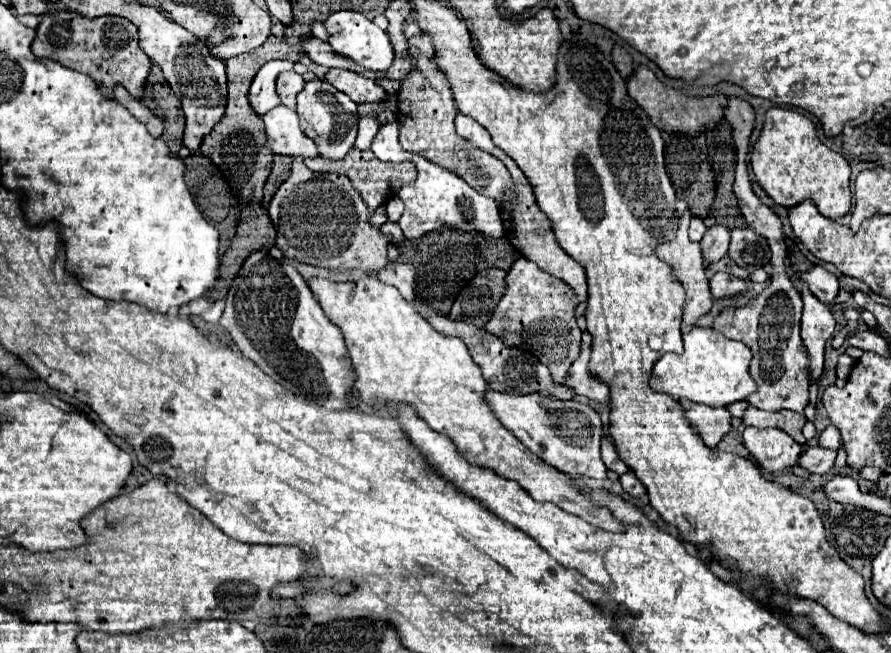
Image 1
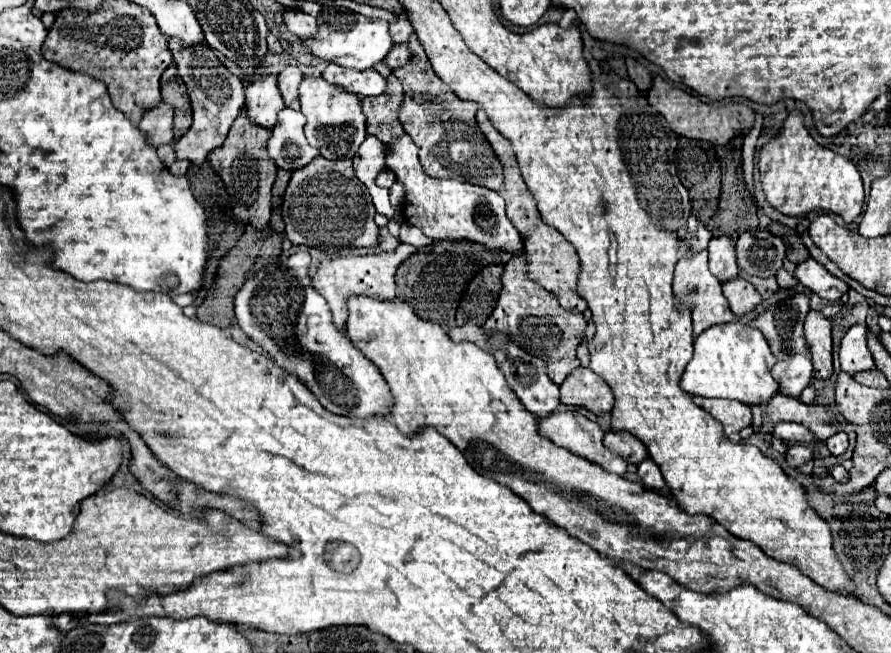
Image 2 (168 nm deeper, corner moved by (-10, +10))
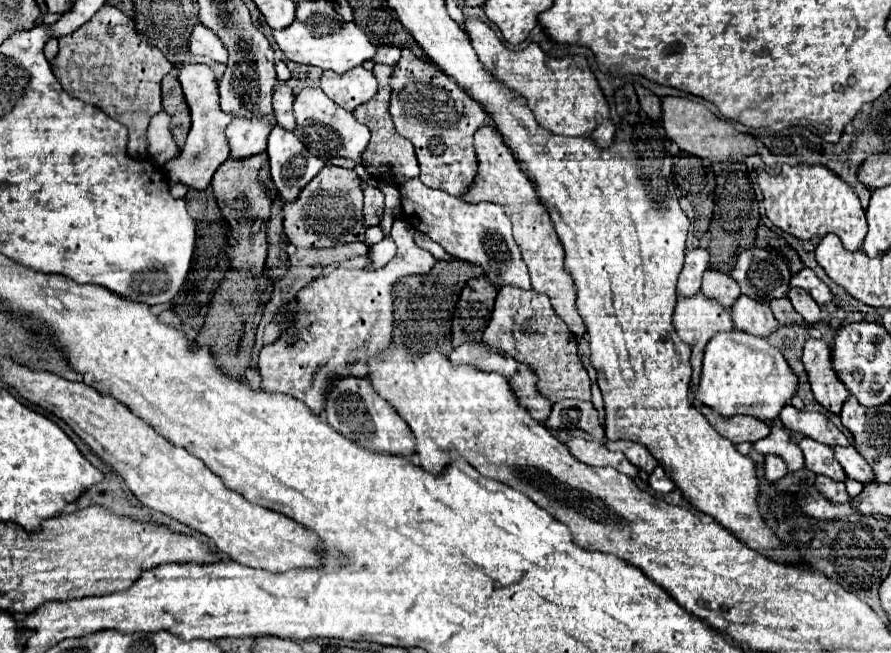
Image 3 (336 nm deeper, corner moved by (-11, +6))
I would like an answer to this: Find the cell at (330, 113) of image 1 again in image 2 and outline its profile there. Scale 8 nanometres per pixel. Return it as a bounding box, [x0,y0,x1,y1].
[299,78,365,158]

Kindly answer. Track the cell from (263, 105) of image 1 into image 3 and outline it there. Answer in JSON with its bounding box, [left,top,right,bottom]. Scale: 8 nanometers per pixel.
[226,114,276,158]

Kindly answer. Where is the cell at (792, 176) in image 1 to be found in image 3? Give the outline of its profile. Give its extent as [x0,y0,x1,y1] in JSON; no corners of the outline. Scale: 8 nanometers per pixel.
[758,164,866,250]

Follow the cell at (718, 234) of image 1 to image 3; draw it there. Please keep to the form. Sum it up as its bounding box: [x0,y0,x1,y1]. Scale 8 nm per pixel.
[702,268,742,310]

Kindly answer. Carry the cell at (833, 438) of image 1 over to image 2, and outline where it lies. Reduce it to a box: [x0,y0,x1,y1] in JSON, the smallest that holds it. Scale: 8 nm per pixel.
[827,432,849,456]

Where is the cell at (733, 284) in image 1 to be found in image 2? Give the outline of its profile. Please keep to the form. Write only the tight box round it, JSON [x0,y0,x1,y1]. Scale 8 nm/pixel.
[723,278,763,320]

